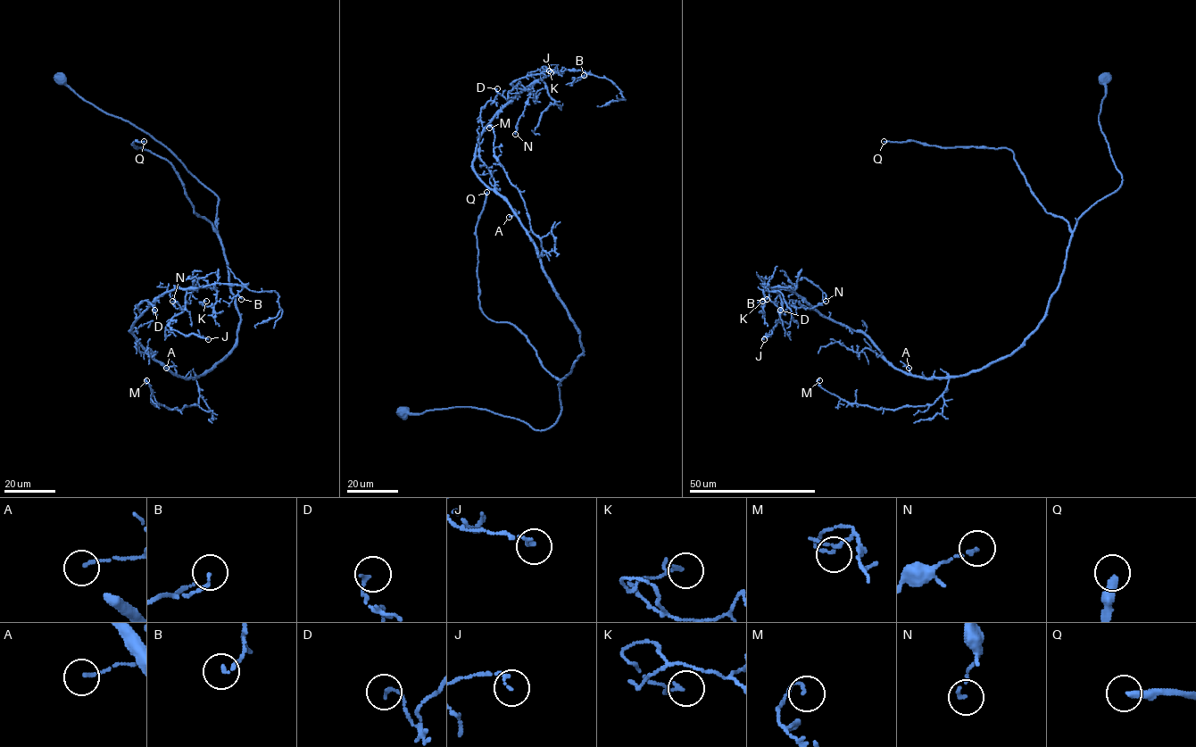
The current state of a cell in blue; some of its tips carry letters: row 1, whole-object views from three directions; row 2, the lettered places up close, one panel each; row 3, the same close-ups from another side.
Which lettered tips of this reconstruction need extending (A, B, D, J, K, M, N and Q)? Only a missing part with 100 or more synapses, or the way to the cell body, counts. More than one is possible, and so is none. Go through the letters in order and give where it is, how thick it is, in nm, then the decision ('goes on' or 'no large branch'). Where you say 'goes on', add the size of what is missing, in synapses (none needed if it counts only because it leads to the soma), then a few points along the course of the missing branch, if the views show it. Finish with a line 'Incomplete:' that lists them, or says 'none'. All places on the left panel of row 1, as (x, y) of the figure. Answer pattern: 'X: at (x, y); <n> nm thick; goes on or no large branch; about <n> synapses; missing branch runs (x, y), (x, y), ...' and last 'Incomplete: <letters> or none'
A: at (166, 368); 110 nm thick; no large branch
B: at (241, 299); 140 nm thick; no large branch
D: at (154, 310); 150 nm thick; no large branch
J: at (208, 339); 140 nm thick; no large branch
K: at (206, 301); 160 nm thick; no large branch
M: at (146, 380); 120 nm thick; no large branch
N: at (172, 301); 130 nm thick; no large branch
Q: at (144, 141); 320 nm thick; goes on; about 190 synapses; missing branch runs (144, 141), (237, 157), (277, 186), (299, 214), (305, 253), (302, 290), (281, 321)
Incomplete: Q

